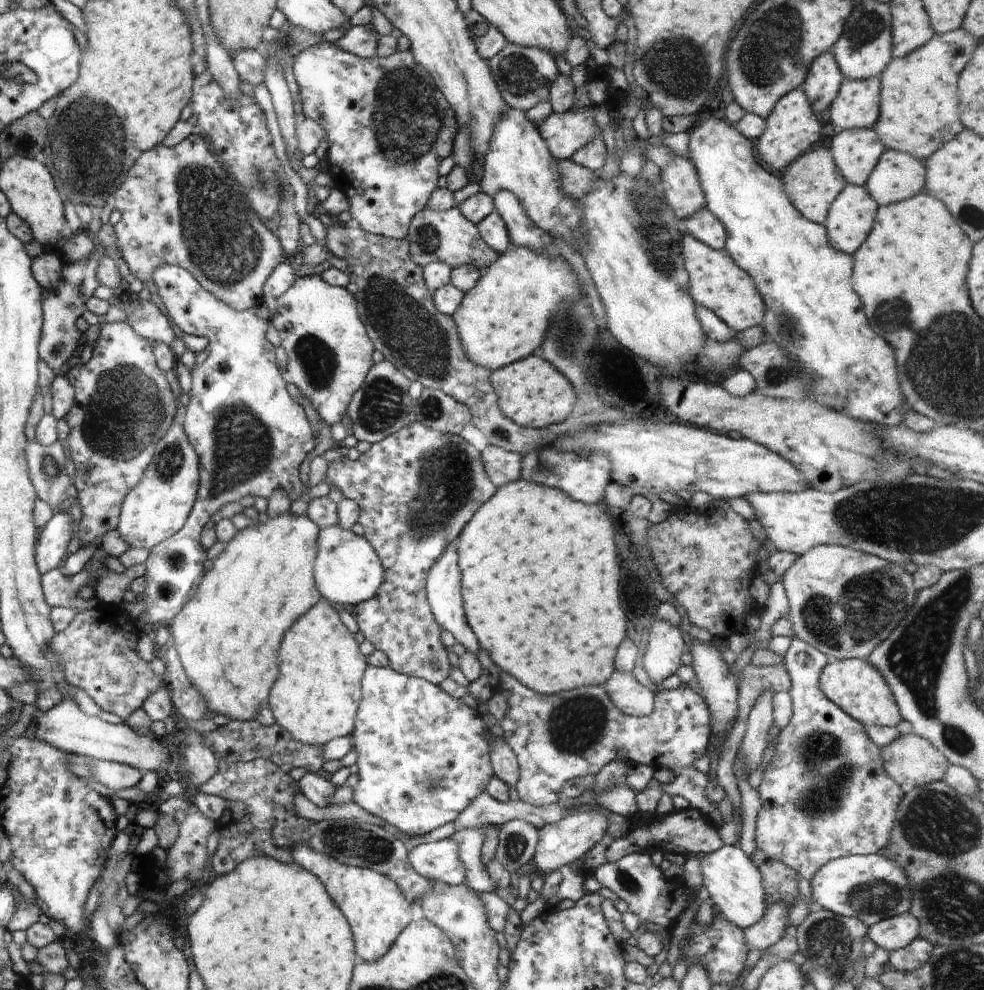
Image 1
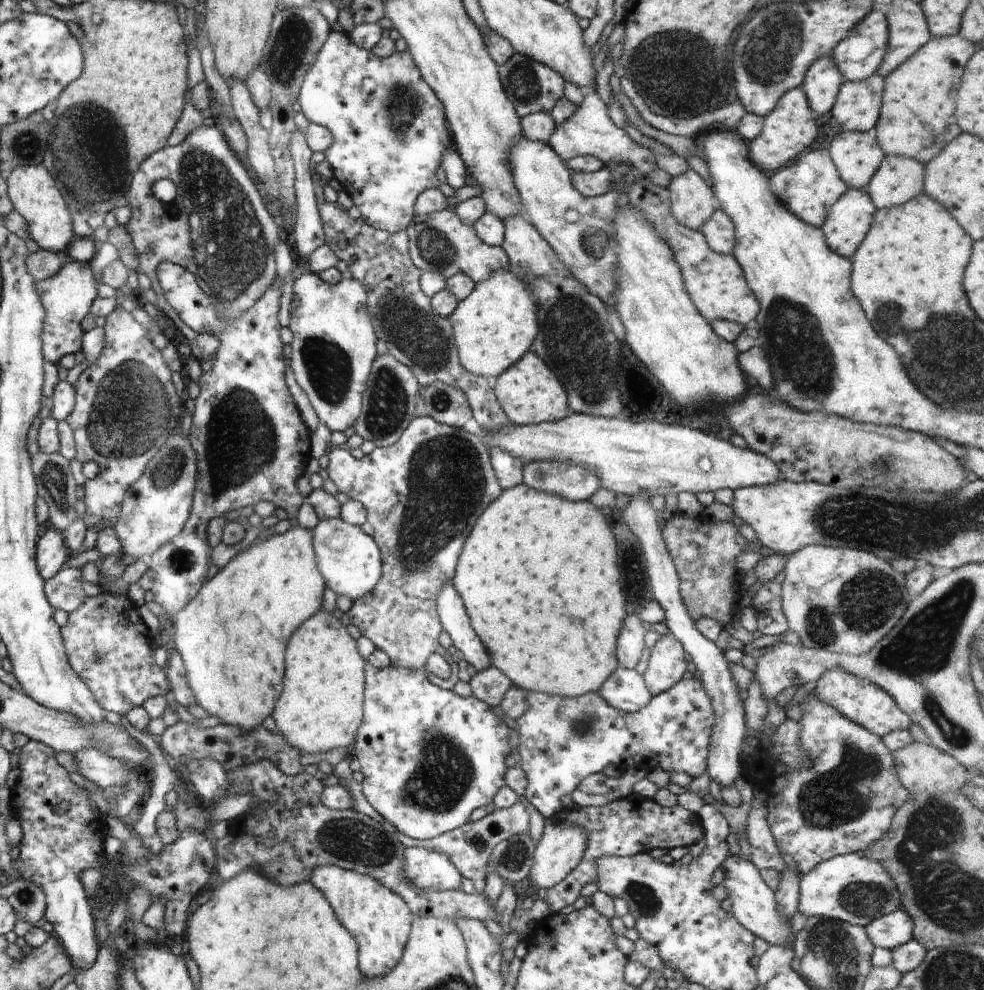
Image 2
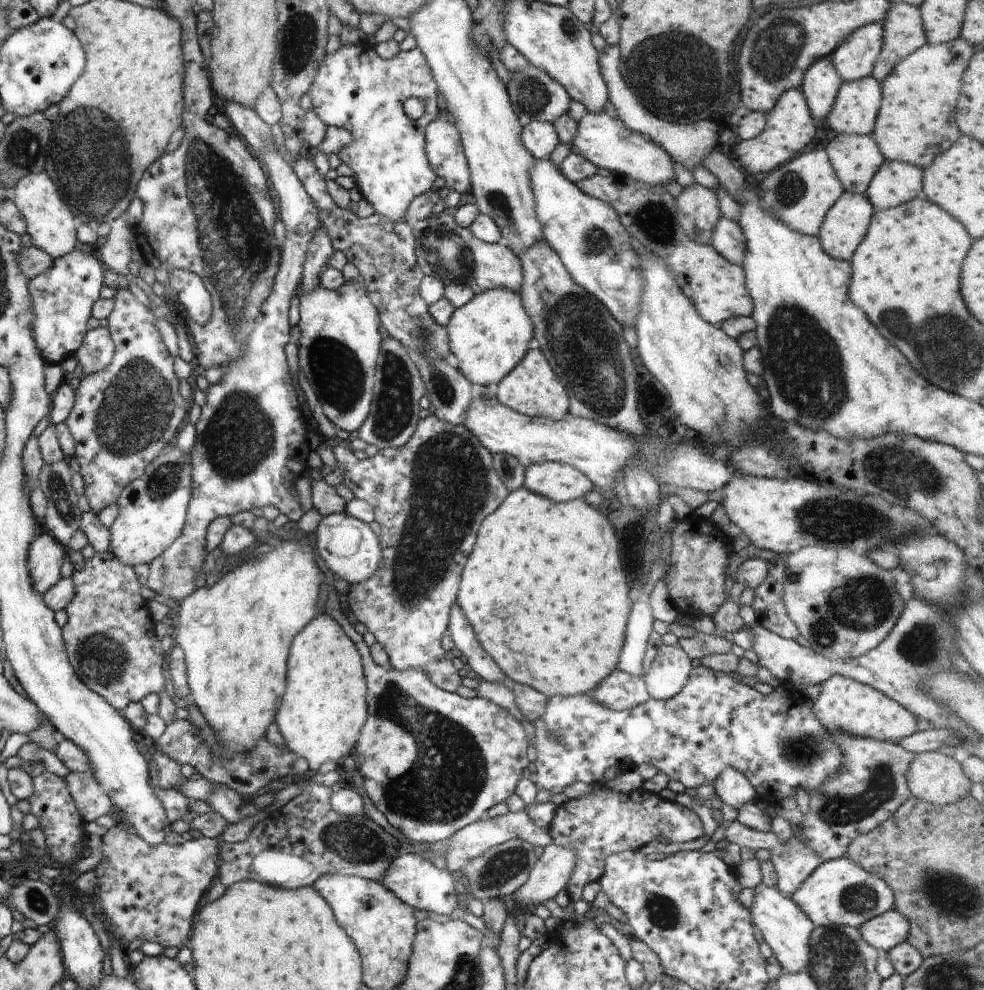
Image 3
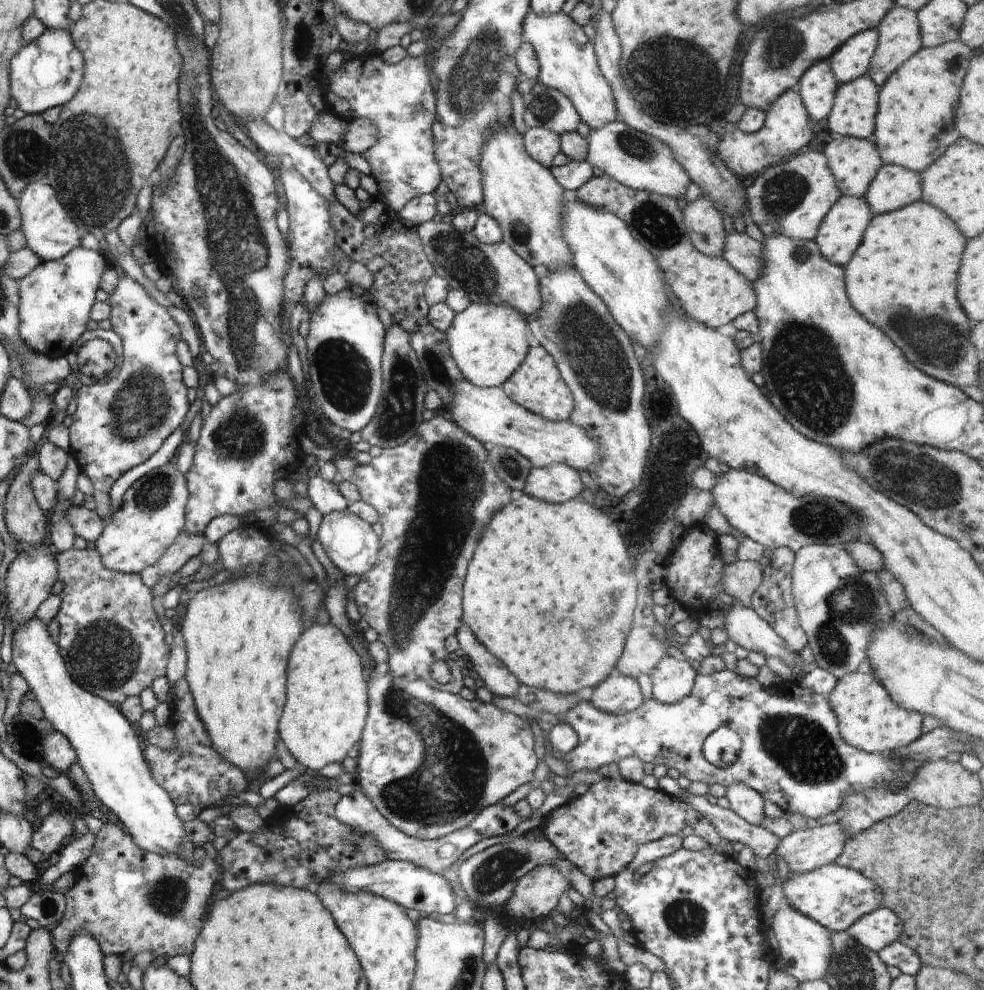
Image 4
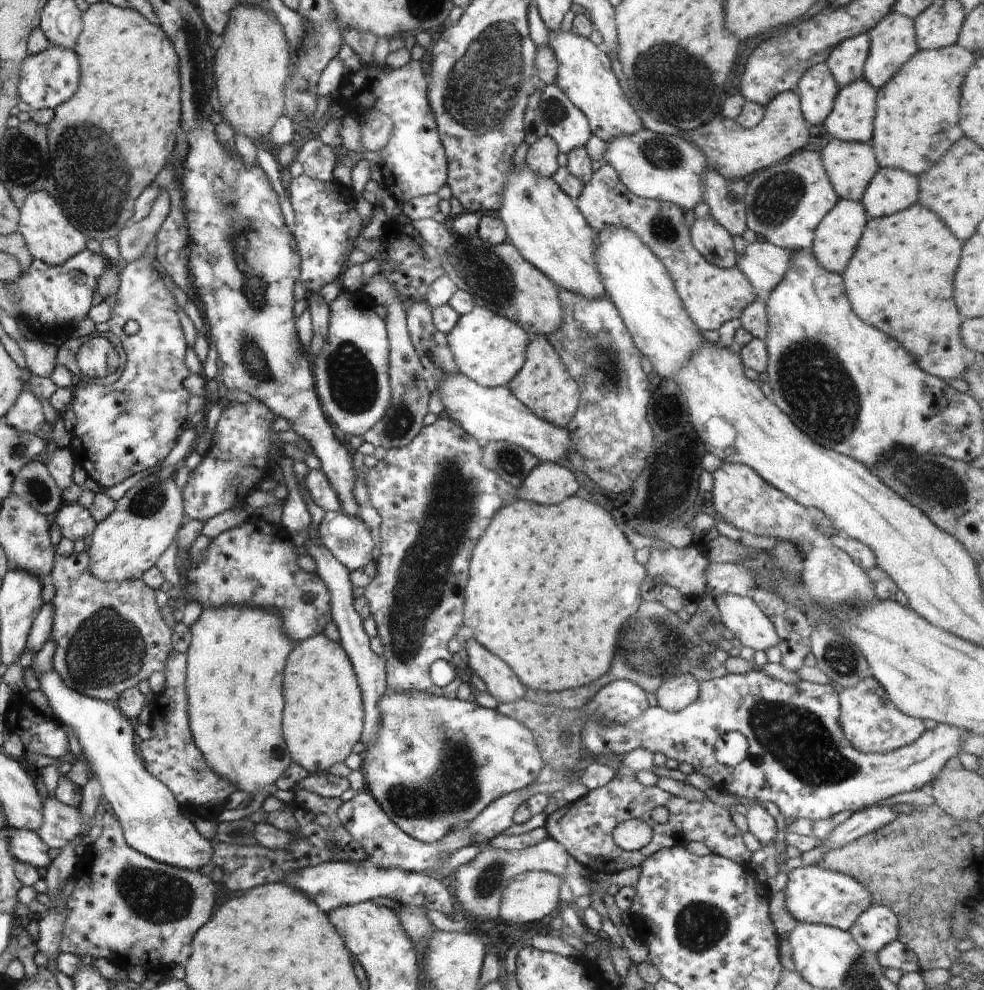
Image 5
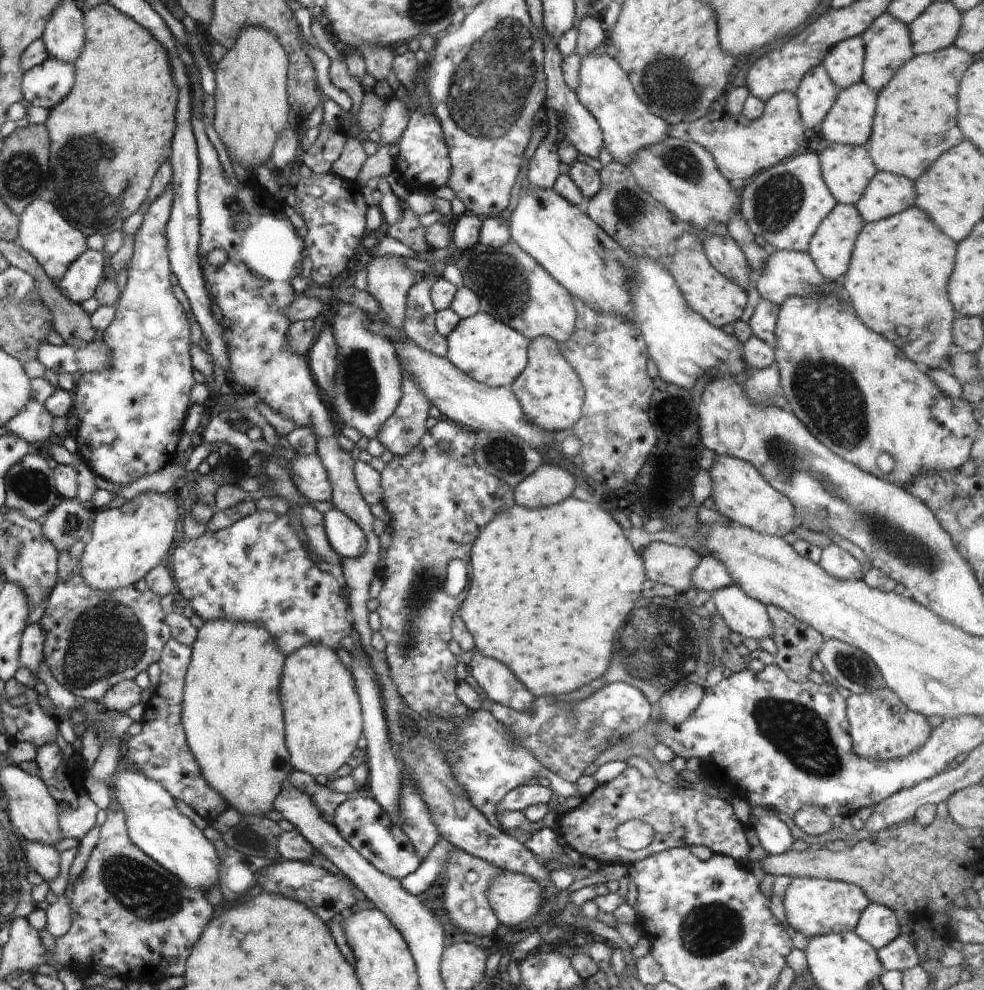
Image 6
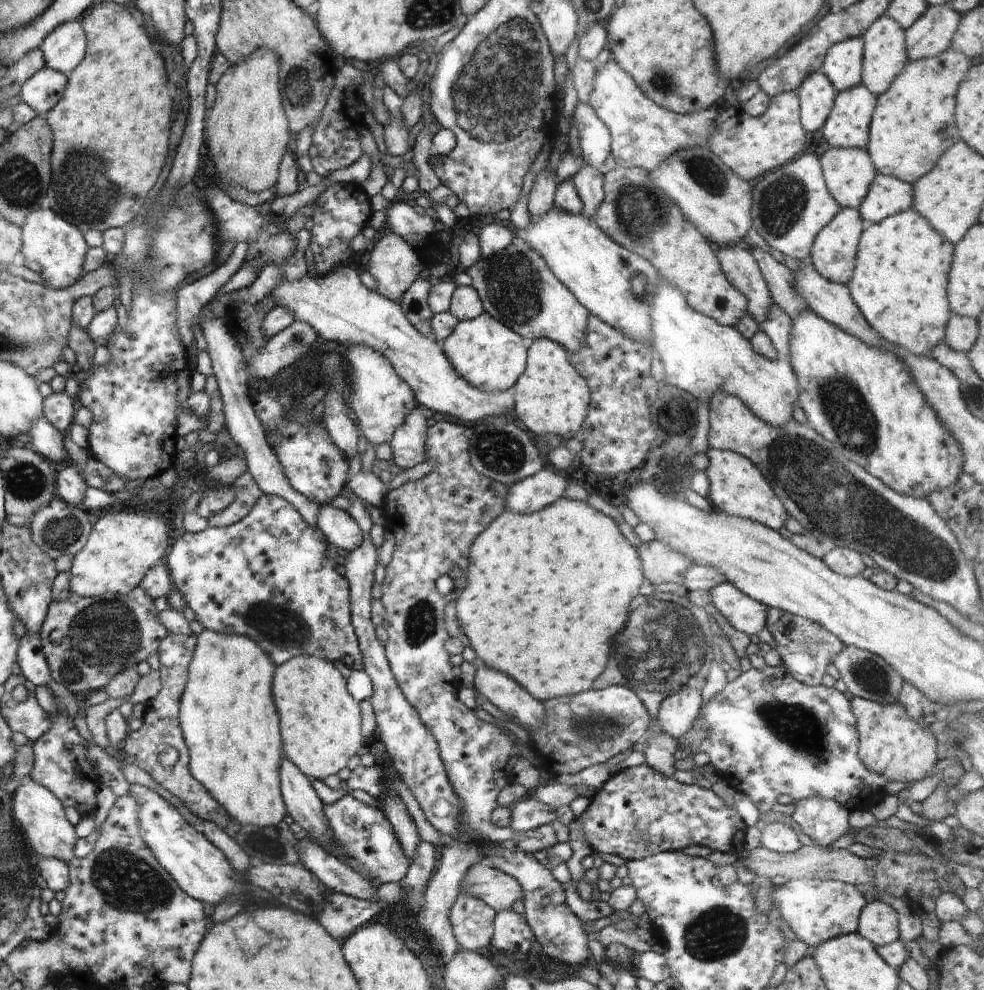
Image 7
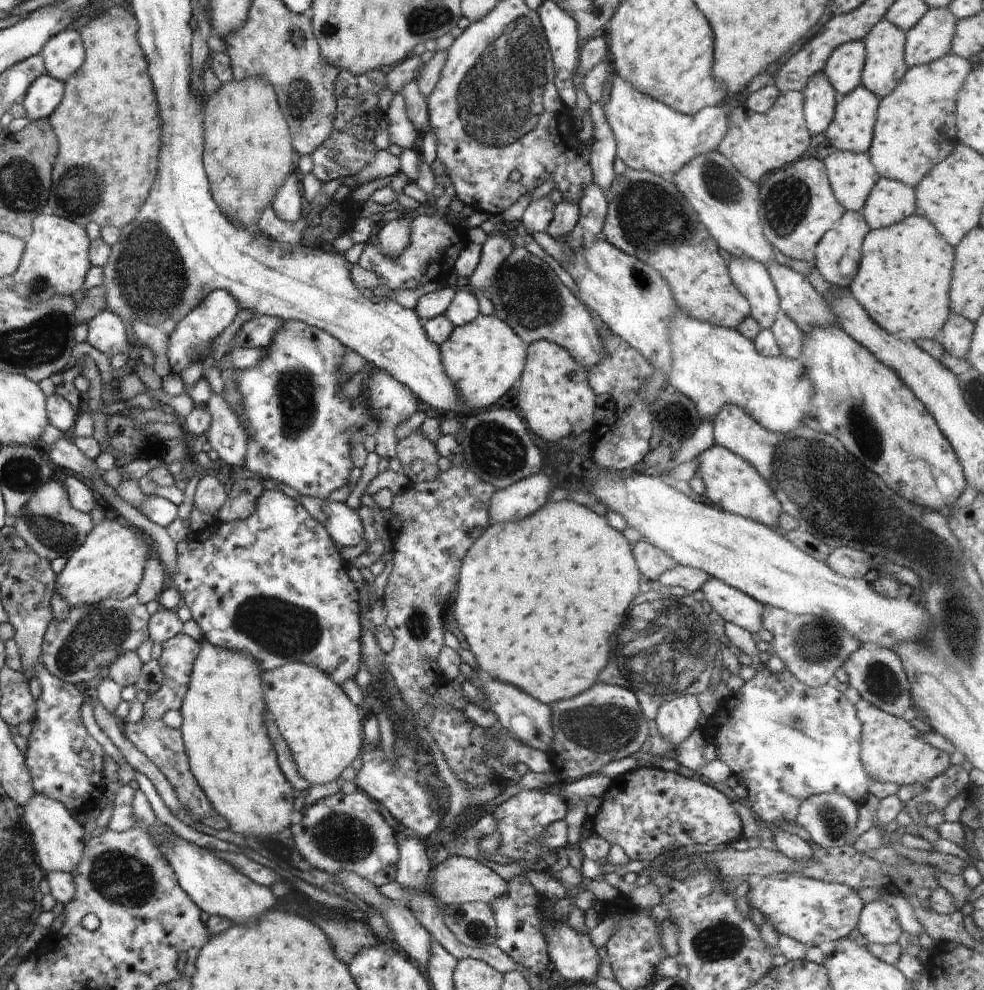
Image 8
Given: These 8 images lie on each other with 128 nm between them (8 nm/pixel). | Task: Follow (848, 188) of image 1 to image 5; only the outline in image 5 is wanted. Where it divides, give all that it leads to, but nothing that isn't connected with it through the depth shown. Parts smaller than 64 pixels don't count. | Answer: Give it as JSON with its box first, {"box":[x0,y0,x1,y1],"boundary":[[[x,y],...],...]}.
{"box":[810,198,869,275],"boundary":[[[839,198],[834,208],[816,227],[813,245],[810,249],[816,262],[828,272],[842,275],[850,259],[854,256],[856,245],[868,220],[869,218],[861,202]]]}

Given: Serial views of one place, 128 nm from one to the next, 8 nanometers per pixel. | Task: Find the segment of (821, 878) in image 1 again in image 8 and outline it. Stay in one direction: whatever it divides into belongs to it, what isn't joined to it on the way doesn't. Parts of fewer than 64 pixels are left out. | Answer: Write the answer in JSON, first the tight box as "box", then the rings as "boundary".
{"box":[747,874,864,948],"boundary":[[[800,874],[788,878],[772,875],[754,879],[747,892],[747,902],[762,912],[780,935],[801,942],[806,948],[847,937],[857,928],[864,904],[857,891],[849,886],[817,881]]]}

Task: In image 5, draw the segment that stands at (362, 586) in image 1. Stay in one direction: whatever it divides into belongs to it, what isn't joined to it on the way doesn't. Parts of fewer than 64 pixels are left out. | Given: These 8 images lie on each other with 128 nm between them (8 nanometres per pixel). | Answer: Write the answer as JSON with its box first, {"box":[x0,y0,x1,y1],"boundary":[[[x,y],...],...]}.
{"box":[318,511,374,570],"boundary":[[[328,511],[319,524],[318,534],[321,543],[349,570],[366,566],[372,559],[374,546],[369,529],[360,517],[347,515],[344,511]]]}

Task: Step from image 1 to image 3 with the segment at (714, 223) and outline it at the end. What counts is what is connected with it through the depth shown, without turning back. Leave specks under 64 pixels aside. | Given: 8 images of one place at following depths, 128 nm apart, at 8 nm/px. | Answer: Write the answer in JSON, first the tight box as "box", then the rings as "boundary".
{"box":[710,215,746,265],"boundary":[[[721,215],[716,226],[712,228],[710,246],[728,262],[742,265],[746,252],[746,242],[739,223]]]}

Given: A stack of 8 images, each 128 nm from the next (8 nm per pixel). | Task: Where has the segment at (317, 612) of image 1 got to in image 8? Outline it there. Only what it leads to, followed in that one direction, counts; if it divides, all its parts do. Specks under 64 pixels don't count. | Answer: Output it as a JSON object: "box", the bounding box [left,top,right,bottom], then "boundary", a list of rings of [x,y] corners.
{"box":[261,662,366,786],"boundary":[[[303,662],[286,663],[280,668],[262,671],[261,685],[266,706],[292,753],[297,771],[310,786],[337,780],[342,771],[362,755],[366,744],[363,734],[365,721],[363,712],[350,701],[350,697],[344,693],[340,685],[337,685],[324,671]]]}

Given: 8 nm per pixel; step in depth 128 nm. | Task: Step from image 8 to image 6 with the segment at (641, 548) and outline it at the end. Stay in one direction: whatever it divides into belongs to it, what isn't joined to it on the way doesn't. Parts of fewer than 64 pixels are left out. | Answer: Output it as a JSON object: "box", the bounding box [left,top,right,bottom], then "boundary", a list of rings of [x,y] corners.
{"box":[642,542,702,593],"boundary":[[[652,542],[642,558],[647,579],[687,593],[693,588],[692,572],[702,557],[689,547]]]}

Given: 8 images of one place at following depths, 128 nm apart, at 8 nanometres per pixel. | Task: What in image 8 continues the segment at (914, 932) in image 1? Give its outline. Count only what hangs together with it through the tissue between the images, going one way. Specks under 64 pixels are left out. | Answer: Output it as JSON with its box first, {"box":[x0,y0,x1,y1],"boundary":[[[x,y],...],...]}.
{"box":[857,900,902,945],"boundary":[[[880,900],[863,904],[857,928],[868,942],[881,945],[897,943],[902,934],[897,910]]]}

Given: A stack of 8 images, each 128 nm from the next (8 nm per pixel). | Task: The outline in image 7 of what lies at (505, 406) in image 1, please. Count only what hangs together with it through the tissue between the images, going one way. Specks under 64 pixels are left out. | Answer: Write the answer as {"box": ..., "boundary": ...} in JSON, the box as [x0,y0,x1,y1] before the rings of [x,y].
{"box":[512,339,590,445],"boundary":[[[534,339],[527,346],[524,372],[512,391],[518,421],[534,437],[561,436],[564,444],[572,445],[576,432],[583,426],[590,404],[590,389],[583,376],[578,374],[563,346],[550,339]]]}

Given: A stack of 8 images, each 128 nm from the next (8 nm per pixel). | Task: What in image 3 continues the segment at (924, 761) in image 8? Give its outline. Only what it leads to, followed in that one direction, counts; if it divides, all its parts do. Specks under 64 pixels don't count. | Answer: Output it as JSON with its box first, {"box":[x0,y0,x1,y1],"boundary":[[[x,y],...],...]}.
{"box":[812,675,918,743],"boundary":[[[840,675],[828,678],[821,685],[820,696],[812,704],[812,710],[818,718],[818,722],[829,732],[840,730],[840,732],[848,732],[852,736],[876,738],[876,740],[892,743],[917,732],[918,719],[902,708],[898,702],[894,702],[872,686]]]}

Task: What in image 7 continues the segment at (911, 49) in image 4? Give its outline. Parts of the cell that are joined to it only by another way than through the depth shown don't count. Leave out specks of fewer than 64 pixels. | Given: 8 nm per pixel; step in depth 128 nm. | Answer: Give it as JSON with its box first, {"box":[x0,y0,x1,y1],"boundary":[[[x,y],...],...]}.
{"box":[861,14,909,96],"boundary":[[[887,14],[875,20],[861,36],[863,41],[863,65],[861,83],[876,96],[881,95],[904,70],[909,58],[905,47],[905,29]]]}

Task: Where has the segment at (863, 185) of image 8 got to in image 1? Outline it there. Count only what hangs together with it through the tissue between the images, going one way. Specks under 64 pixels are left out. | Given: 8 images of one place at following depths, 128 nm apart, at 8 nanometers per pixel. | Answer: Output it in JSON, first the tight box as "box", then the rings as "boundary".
{"box":[831,129,885,185],"boundary":[[[844,129],[833,136],[831,153],[846,182],[864,185],[885,151],[876,131],[872,129]]]}

